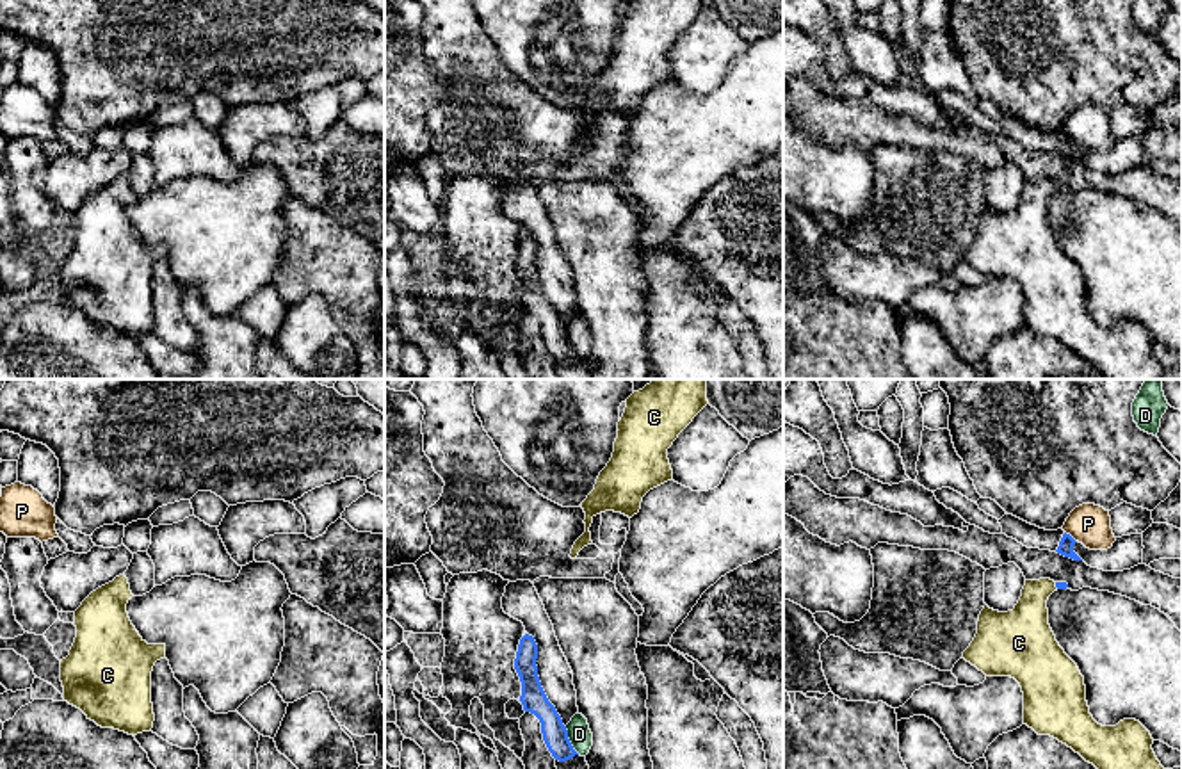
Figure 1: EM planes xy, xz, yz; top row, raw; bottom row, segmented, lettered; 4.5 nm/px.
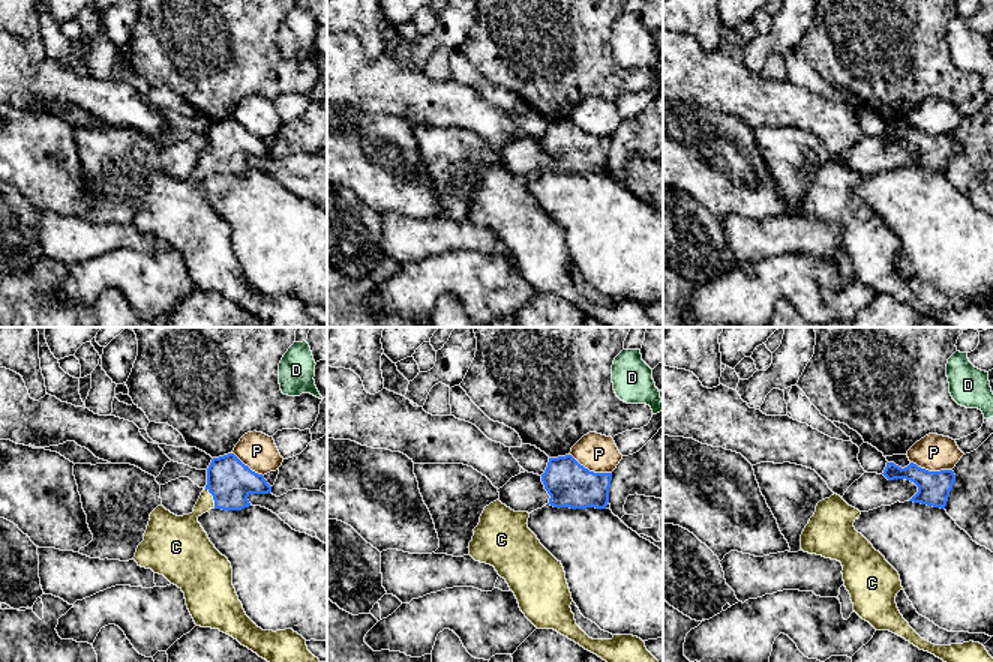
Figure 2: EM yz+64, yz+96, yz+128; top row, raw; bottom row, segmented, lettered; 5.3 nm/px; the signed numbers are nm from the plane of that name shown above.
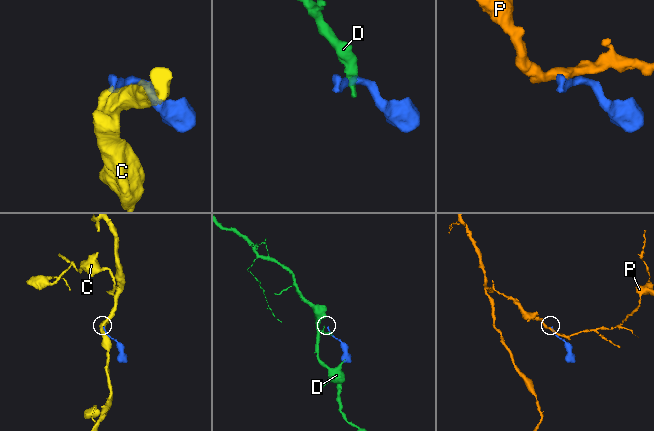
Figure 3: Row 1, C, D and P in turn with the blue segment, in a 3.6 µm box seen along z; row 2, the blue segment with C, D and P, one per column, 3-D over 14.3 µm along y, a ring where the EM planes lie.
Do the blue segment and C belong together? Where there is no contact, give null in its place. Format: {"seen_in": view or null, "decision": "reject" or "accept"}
{"seen_in": "yz", "decision": "accept"}

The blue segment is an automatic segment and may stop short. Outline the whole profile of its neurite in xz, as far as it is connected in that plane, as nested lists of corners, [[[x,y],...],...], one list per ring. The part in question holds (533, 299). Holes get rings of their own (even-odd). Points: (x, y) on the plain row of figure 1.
[[[525,235],[520,240],[514,271],[522,283],[522,297],[520,303],[525,313],[534,315],[541,324],[543,342],[552,354],[552,358],[559,363],[566,363],[579,356],[570,340],[568,331],[563,326],[561,317],[555,308],[548,303],[539,278],[538,278],[538,246],[532,237]]]

